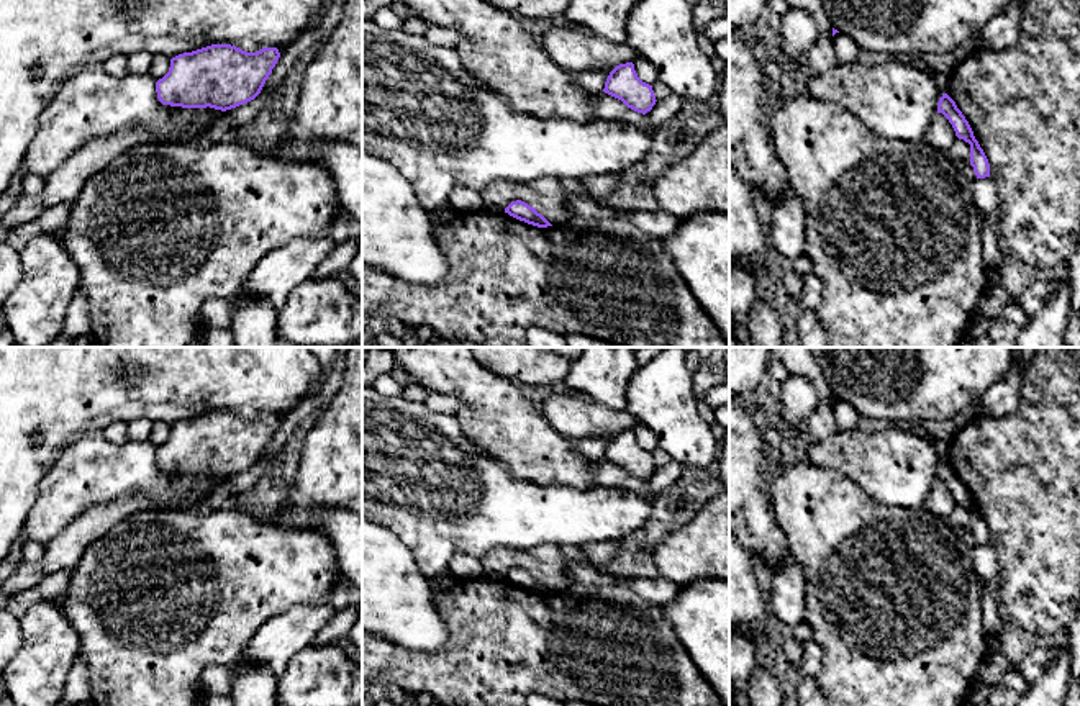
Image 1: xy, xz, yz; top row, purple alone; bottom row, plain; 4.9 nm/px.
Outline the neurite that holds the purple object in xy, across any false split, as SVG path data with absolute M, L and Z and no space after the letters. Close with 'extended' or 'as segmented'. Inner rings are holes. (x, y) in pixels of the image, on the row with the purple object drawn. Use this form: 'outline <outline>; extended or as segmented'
outline M211 44L192 52L184 52L170 59L169 72L156 82L157 98L162 105L182 108L215 108L231 110L254 100L280 52L277 48L262 48L257 52L246 52L231 44Z; as segmented

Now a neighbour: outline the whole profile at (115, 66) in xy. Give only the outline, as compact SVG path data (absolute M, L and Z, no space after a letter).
M113 54L110 56L105 62L103 67L107 70L107 74L110 74L111 77L125 77L128 75L128 64L126 64L126 57L121 54Z

